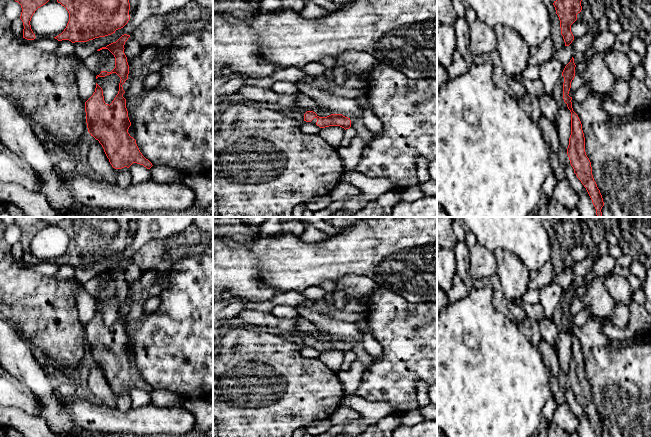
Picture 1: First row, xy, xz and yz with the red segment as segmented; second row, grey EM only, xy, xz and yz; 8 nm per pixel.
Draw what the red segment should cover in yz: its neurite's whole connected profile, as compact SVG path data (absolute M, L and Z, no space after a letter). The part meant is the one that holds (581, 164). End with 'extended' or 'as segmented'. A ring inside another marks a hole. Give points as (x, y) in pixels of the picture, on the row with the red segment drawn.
M572 57L562 72L562 76L564 77L563 99L571 112L571 135L569 138L567 155L569 157L570 164L574 169L574 173L584 185L592 200L596 209L597 217L601 217L601 209L604 206L603 198L596 182L594 181L591 162L585 152L585 137L581 121L578 115L573 111L571 102L572 97L568 95L571 88L571 82L575 77L575 67L574 58Z | as segmented

